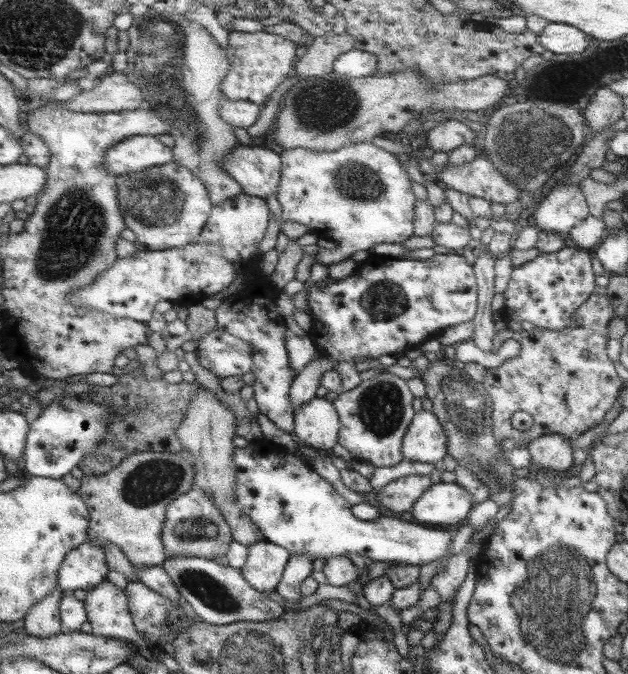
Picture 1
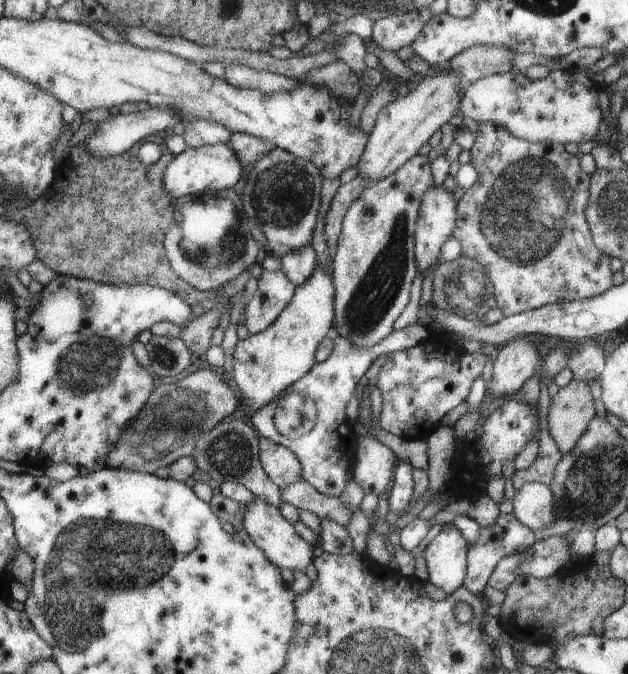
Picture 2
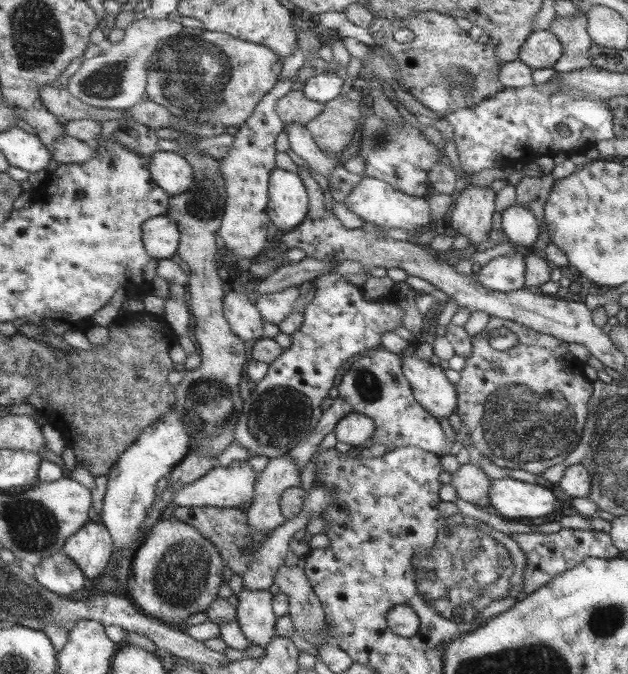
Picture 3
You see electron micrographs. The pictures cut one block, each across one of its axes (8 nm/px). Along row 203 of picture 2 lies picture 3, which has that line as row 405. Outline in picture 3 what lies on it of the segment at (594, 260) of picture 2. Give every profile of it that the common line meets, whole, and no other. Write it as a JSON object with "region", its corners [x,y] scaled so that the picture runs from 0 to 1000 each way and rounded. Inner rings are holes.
{"region":[[[779,469],[777,481],[774,487],[750,500],[752,525],[742,531],[742,543],[732,553],[732,567],[729,567],[729,611],[737,635],[745,636],[750,656],[755,662],[764,668],[772,678],[777,678],[787,688],[791,688],[796,694],[825,696],[854,703],[858,706],[868,700],[876,691],[882,691],[893,685],[898,685],[904,674],[925,656],[925,647],[932,638],[932,626],[938,617],[938,595],[944,589],[944,565],[930,558],[930,537],[924,537],[916,528],[911,528],[904,522],[904,509],[901,506],[889,503],[889,500],[876,499],[873,494],[854,493],[849,488],[838,487],[833,481],[825,481],[817,475],[806,475],[804,472],[793,472],[790,469]],[[809,485],[812,491],[825,497],[825,507],[822,513],[815,513],[812,519],[806,522],[796,522],[796,519],[787,519],[780,513],[780,494],[783,488]]]}

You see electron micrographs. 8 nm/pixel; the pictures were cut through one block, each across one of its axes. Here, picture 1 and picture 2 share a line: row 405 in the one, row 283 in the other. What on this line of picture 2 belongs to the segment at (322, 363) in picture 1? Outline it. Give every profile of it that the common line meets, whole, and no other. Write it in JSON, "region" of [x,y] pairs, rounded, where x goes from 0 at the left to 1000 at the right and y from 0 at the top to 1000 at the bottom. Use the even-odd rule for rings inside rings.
{"region":[[[487,365],[449,381],[447,402],[452,402],[471,424],[484,423],[503,398],[503,377],[497,365]]]}

